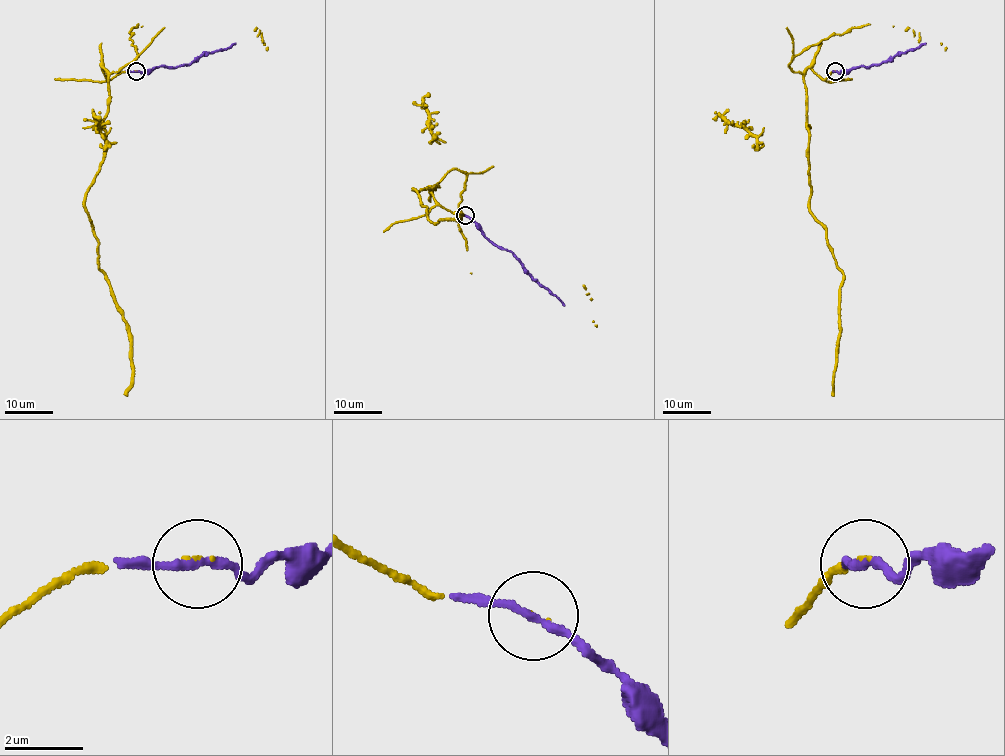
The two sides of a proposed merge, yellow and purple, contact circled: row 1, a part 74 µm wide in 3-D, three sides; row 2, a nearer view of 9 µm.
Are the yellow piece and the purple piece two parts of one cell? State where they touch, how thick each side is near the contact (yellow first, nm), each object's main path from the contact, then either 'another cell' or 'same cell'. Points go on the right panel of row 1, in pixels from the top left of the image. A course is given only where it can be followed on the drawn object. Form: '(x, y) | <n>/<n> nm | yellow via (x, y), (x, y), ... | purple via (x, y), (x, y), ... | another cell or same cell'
(835, 71) | 60/200 nm | yellow via (835, 71), (823, 79), (809, 67), (803, 77), (809, 210), (824, 228), (836, 266), (843, 273), (831, 395) | purple via (835, 71), (873, 66), (925, 43) | another cell

